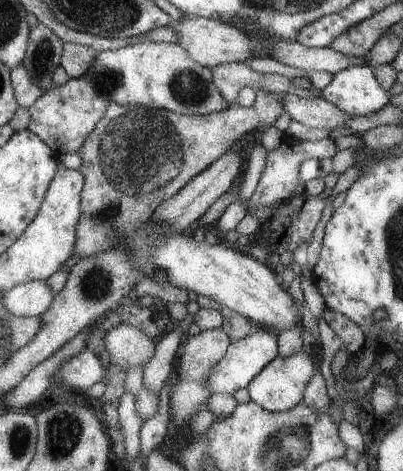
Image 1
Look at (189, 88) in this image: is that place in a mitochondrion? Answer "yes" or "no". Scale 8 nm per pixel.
yes

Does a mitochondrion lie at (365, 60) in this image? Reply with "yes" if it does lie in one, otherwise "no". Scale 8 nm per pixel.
no

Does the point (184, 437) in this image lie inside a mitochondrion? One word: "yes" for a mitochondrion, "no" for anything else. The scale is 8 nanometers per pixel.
no

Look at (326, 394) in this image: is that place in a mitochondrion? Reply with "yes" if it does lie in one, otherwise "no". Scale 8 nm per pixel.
no

